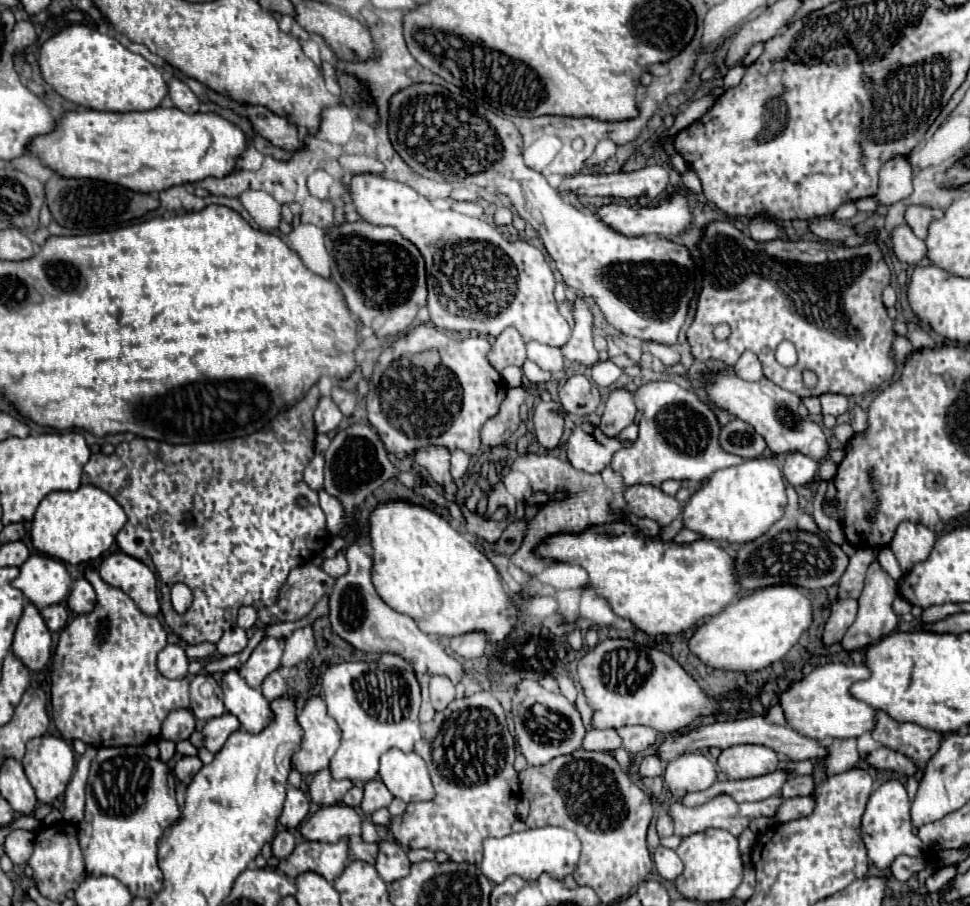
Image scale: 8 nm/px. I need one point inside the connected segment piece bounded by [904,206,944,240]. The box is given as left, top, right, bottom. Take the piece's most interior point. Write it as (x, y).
(917, 217)

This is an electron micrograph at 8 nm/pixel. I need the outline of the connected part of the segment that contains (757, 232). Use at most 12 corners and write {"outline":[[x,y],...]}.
{"outline":[[750,220],[750,236],[756,242],[780,238],[782,228],[772,220]]}

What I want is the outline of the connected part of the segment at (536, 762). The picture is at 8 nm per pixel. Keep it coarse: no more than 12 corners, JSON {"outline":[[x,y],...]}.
{"outline":[[522,680],[512,702],[530,766],[580,748],[580,712]]}

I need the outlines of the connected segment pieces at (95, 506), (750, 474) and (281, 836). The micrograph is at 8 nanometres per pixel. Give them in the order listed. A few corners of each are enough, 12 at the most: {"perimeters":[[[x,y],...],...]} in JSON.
{"perimeters":[[[96,486],[50,492],[32,520],[38,552],[102,558],[126,524]],[[766,458],[716,470],[682,512],[688,530],[744,544],[782,518]],[[280,830],[272,840],[272,854],[286,858],[296,846],[294,834]]]}

